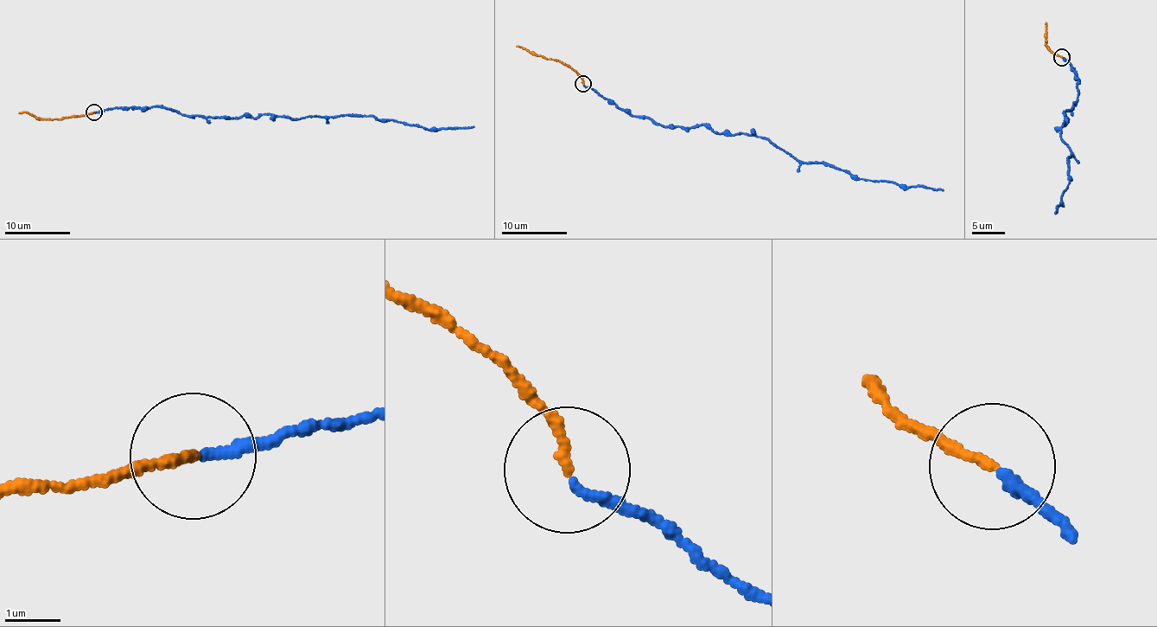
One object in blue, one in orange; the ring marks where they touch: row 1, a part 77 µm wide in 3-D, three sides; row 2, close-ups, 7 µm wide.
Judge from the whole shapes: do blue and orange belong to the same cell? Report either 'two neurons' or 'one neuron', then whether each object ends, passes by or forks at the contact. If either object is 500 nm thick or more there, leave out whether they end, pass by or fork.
one neuron; blue ends there; orange ends there

